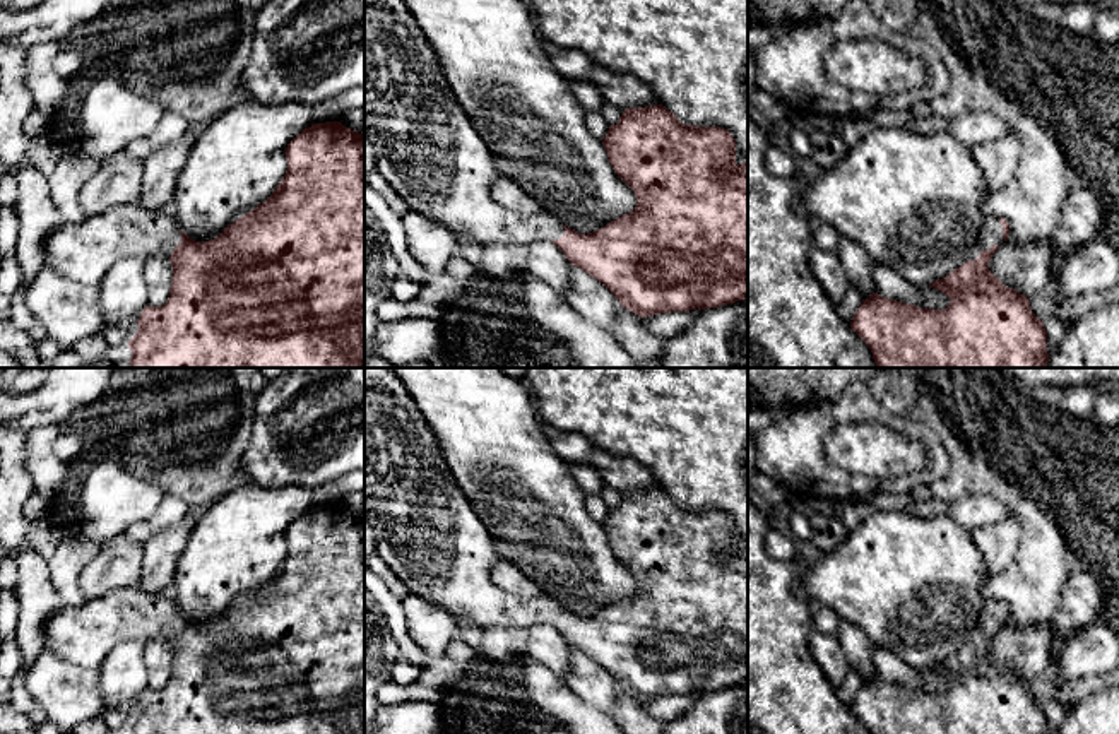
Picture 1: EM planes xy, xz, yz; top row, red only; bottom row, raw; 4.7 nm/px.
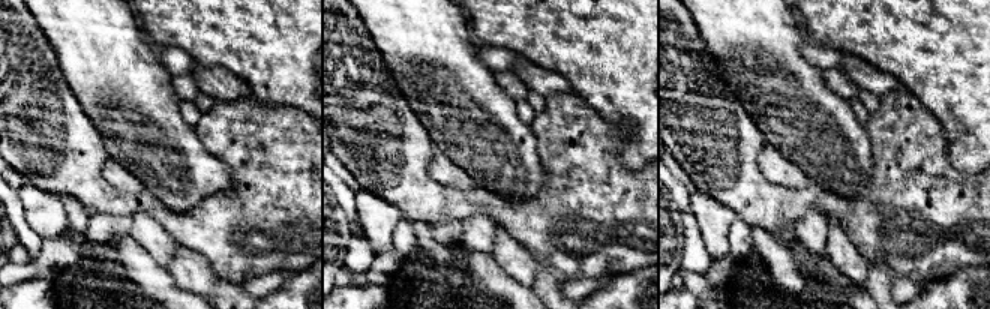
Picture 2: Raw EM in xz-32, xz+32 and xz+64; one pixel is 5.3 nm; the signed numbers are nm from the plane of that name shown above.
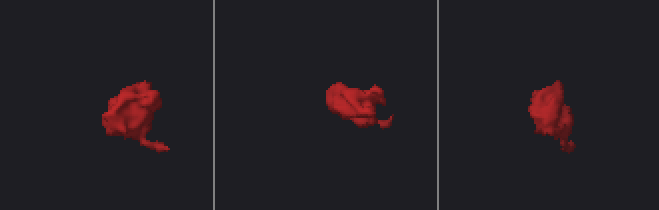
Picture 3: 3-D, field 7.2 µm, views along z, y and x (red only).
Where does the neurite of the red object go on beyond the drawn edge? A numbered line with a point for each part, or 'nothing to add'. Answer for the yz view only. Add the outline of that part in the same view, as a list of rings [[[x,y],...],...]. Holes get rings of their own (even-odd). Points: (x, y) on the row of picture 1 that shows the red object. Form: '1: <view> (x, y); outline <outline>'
1: yz (991, 233); outline [[[986,216],[970,260],[975,260],[982,250],[991,250],[992,245],[1003,245],[1003,243],[1004,238],[1003,238],[1003,226],[999,222],[999,217]]]

